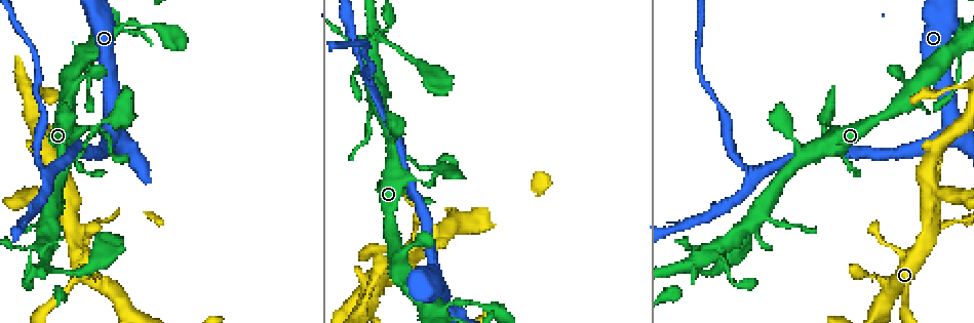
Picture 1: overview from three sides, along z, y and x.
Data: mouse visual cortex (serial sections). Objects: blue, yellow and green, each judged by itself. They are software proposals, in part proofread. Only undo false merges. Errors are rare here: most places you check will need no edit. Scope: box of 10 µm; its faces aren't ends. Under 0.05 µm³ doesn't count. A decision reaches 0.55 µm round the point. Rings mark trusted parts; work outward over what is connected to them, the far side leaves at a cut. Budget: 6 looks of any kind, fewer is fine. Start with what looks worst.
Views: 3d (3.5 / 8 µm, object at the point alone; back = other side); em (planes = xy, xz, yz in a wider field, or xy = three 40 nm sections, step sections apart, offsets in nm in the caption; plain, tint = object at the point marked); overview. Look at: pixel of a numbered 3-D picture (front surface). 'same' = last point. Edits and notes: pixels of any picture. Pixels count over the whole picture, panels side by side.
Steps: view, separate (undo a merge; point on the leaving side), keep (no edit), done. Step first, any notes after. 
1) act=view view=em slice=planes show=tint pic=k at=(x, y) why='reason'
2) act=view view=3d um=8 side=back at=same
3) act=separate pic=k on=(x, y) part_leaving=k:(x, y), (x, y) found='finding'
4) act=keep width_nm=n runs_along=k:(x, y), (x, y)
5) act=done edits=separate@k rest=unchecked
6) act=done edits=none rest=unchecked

act=view view=3d um=3.5 pic=1 at=(47, 241) why='abrupt turn'

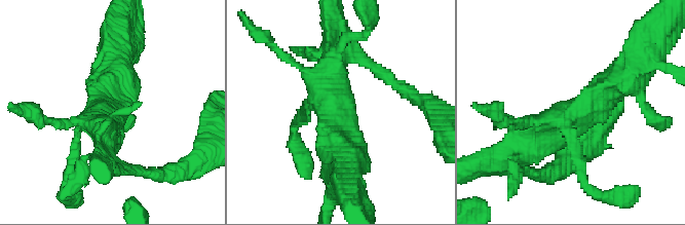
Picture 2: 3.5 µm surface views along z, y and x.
act=view view=em slice=planes show=tint pic=2 at=(572, 116) arms=4 arm_widths_nm=150,150,350,450

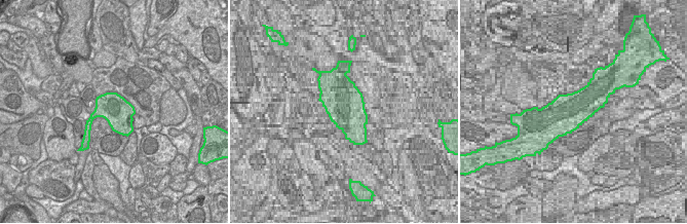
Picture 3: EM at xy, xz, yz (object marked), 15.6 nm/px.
act=keep runs_along=2:(623, 75), (521, 160) found='all the same cell'

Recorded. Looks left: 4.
act=view view=3d um=3.5 side=back pic=1 at=(96, 276) why='sudden change in width'

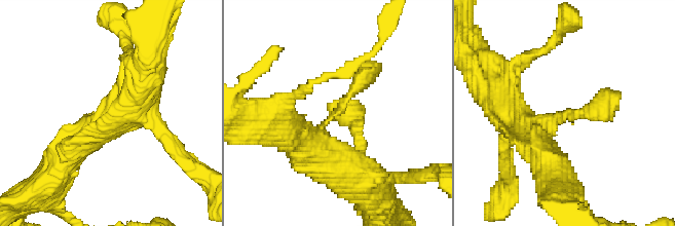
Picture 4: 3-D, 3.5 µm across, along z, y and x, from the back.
act=view view=em slice=xy step=1 show=tint pic=4 at=(571, 115)

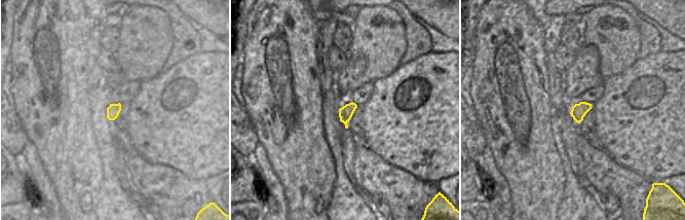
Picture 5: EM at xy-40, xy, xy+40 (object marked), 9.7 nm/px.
act=keep runs_along=4:(333, 156), (321, 127), (374, 65) found='one cell here'

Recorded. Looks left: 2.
act=view view=3d um=8 pic=1 at=(87, 126)

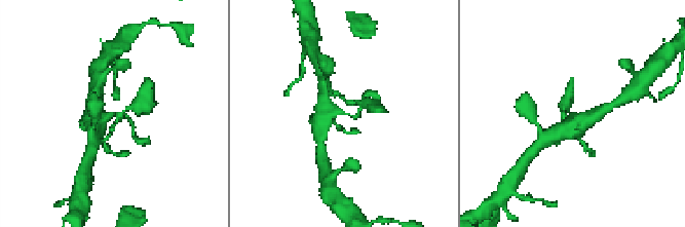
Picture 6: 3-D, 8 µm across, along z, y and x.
act=view view=3d um=3.5 at=same why='zoom in'

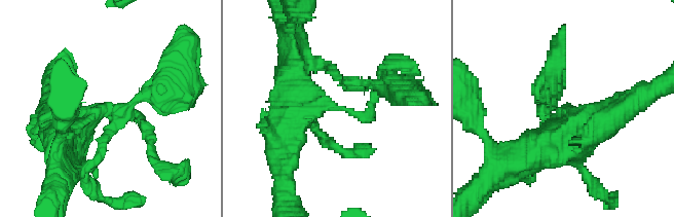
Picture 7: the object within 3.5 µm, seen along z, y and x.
act=keep runs_along=7:(287, 114), (319, 104), (366, 114), (381, 82) found='continuous, no second cell'

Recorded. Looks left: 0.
act=done edits=none rest=unchecked

